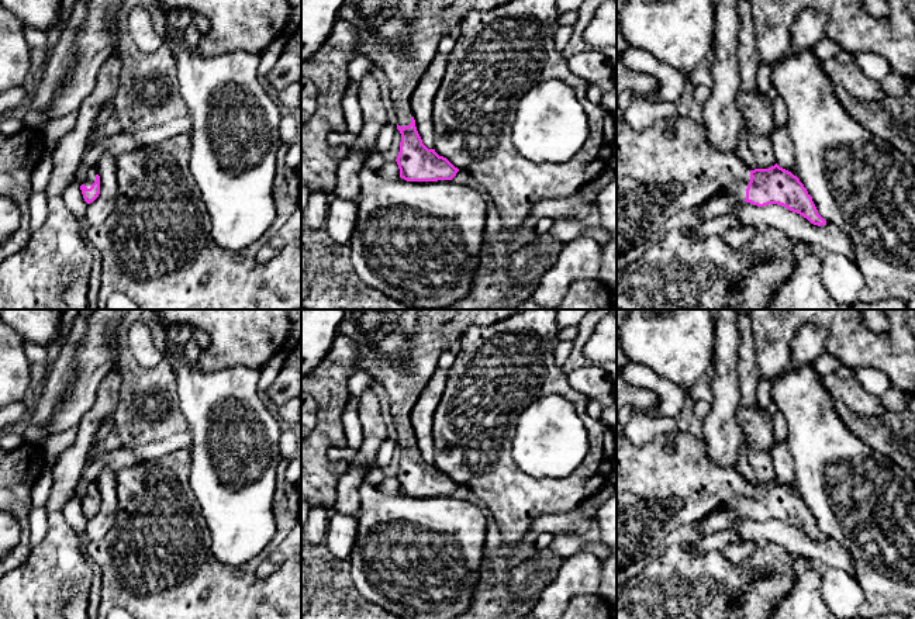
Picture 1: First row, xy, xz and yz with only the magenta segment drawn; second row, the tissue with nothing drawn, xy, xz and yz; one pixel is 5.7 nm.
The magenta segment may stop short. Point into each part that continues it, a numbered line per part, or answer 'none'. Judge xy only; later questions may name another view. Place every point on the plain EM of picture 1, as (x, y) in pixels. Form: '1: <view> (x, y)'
1: xy (90, 493)

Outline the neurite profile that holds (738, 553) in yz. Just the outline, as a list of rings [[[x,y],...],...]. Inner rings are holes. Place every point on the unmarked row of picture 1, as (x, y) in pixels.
[[[742,542],[738,544],[729,544],[722,549],[724,556],[736,564],[743,564],[746,560],[752,557],[755,553],[755,543],[753,542]]]

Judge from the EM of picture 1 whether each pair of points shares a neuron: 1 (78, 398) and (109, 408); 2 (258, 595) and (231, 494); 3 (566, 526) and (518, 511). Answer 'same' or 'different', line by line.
1: different
2: different
3: different

